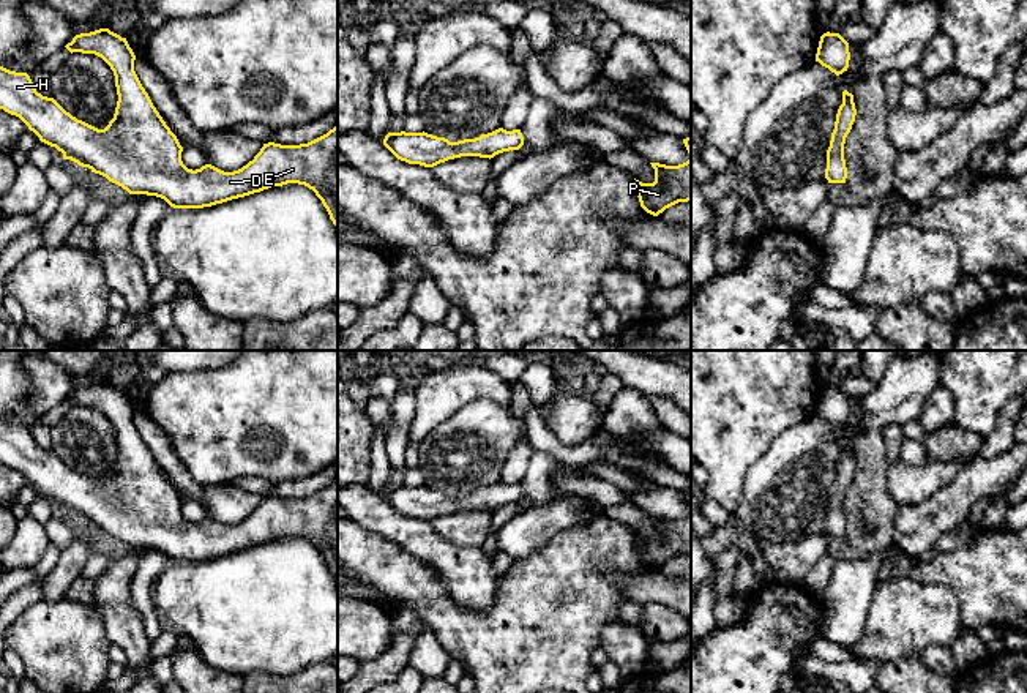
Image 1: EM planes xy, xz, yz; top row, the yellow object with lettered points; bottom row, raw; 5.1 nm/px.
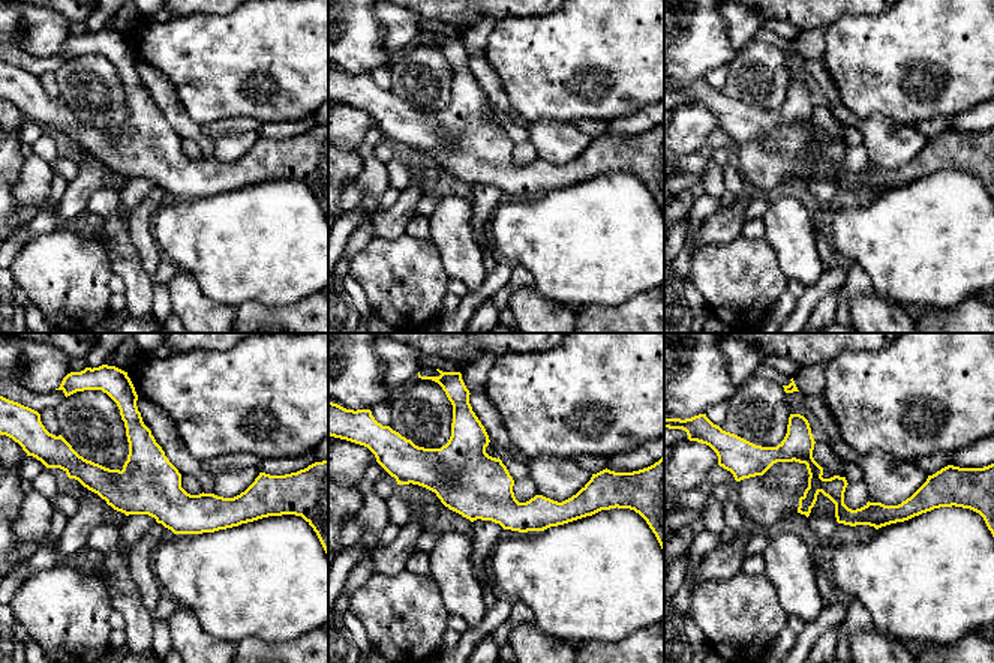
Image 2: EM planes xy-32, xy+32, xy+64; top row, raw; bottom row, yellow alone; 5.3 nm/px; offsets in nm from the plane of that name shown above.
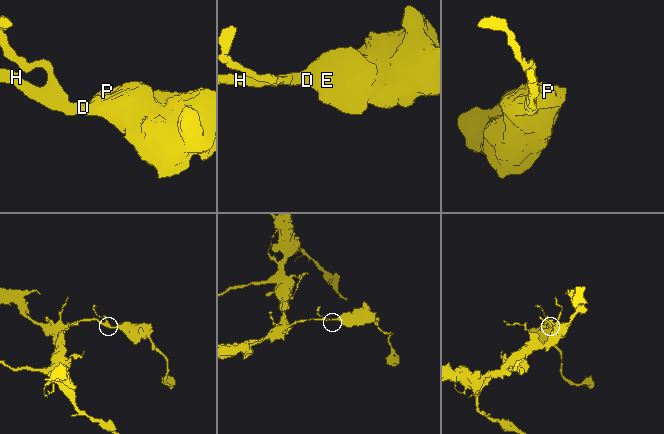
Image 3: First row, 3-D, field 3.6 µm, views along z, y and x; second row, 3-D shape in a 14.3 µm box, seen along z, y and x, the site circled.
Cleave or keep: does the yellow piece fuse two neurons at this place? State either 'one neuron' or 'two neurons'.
one neuron

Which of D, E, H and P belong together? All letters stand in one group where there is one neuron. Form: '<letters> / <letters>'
D E H P

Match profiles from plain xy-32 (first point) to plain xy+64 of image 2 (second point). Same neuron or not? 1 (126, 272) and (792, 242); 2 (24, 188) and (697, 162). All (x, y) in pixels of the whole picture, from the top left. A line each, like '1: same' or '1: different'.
1: same
2: different

